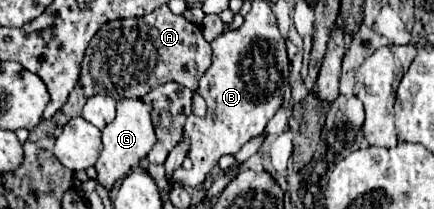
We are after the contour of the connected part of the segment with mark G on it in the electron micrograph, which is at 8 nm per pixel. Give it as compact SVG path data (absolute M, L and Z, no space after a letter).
M122 98L122 100L118 100L114 122L110 122L102 130L104 148L102 148L102 152L98 156L98 162L96 162L98 182L106 190L110 190L116 180L124 178L130 168L138 166L140 158L144 158L150 152L150 148L154 146L156 136L154 136L154 128L152 128L150 114L152 114L150 104L144 102L144 100L140 100L140 98Z

